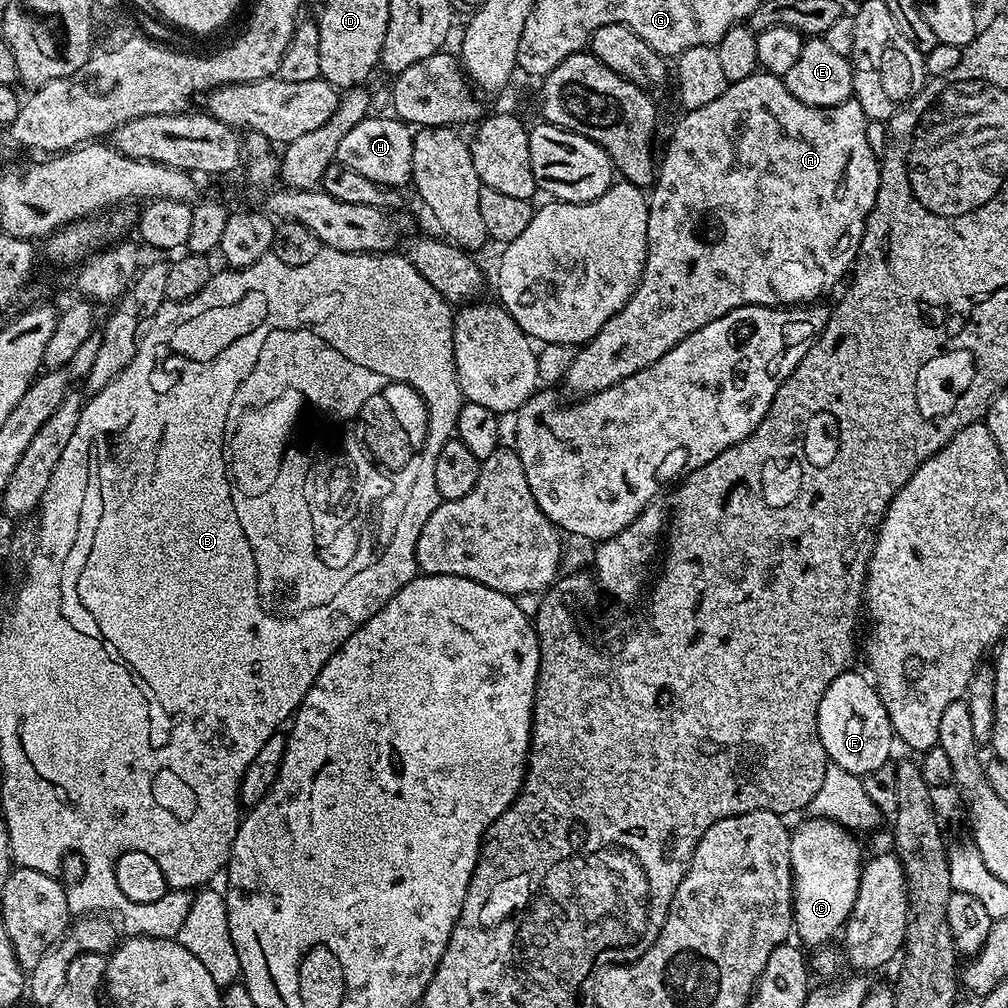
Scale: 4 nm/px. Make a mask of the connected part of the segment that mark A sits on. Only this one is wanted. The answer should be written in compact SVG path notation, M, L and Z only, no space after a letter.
M757 70L750 74L750 78L731 81L728 89L718 94L714 102L689 108L683 115L668 140L668 149L664 152L664 160L662 156L659 161L656 182L648 196L648 253L642 278L626 306L622 306L622 310L618 310L614 318L605 322L598 334L594 334L594 338L577 351L580 353L568 364L568 388L577 392L577 397L583 398L594 392L601 392L630 378L630 374L638 374L638 370L658 362L662 354L694 334L694 330L702 330L702 326L722 318L735 308L744 308L748 304L795 306L819 301L843 276L845 279L849 275L850 269L856 263L856 251L860 249L864 227L880 185L880 160L871 152L866 138L869 118L857 100L853 98L829 108L806 106L798 102L794 94L790 94L781 77Z

